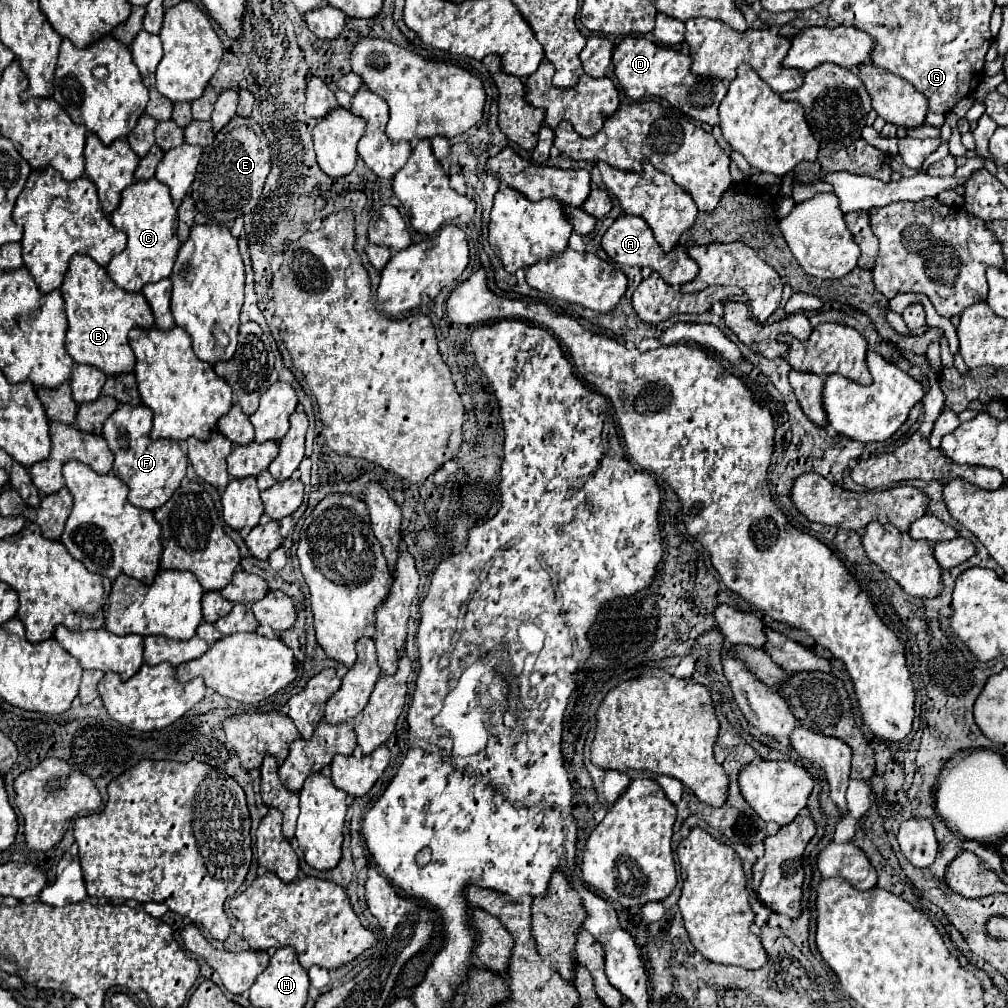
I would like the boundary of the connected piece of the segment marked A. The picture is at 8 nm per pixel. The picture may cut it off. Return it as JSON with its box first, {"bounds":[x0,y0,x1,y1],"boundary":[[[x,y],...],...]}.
{"bounds":[602,215,698,287],"boundary":[[[624,215],[618,217],[612,227],[604,233],[602,237],[602,249],[608,253],[608,257],[618,263],[618,265],[638,265],[638,267],[650,267],[652,271],[660,273],[660,277],[672,285],[672,287],[680,287],[688,281],[692,281],[698,275],[698,263],[694,263],[686,249],[682,245],[676,245],[676,249],[672,249],[670,253],[664,253],[660,249],[660,245],[656,243],[652,229],[646,225],[644,219],[636,217],[636,215]]]}

